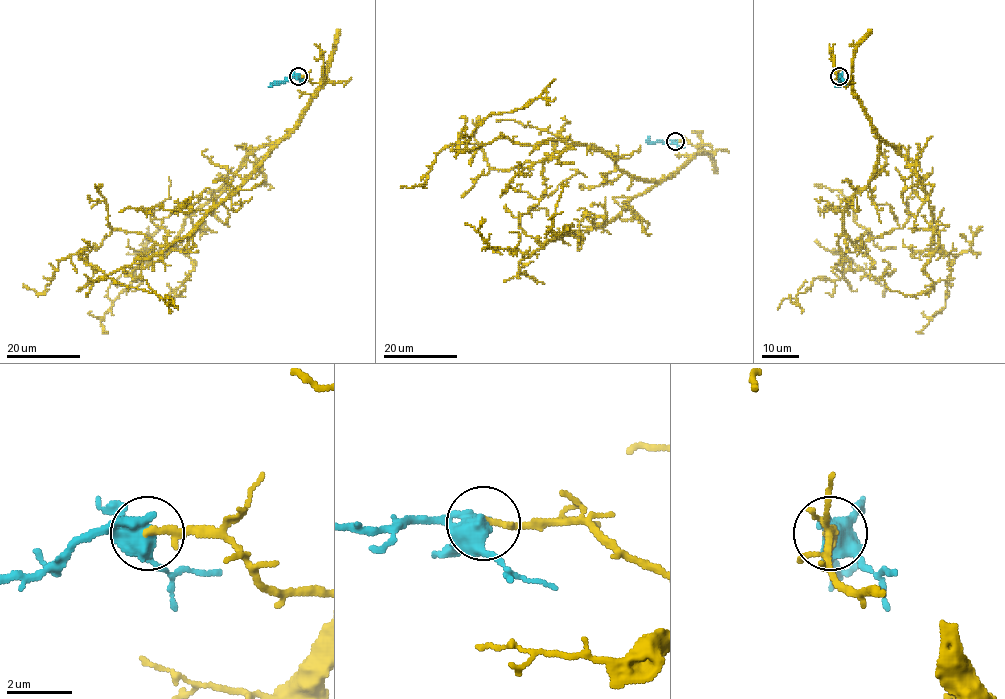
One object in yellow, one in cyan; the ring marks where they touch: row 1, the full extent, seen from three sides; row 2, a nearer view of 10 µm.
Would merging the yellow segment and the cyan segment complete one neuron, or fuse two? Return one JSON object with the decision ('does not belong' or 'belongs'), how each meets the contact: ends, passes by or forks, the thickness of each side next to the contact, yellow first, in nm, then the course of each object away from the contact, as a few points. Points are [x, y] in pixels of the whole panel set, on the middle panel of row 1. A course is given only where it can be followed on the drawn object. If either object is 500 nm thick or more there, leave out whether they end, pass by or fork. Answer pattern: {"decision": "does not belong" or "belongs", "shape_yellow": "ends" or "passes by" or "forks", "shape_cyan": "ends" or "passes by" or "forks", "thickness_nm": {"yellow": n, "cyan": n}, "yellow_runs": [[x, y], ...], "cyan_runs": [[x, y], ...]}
{"decision": "does not belong", "shape_yellow": "ends", "shape_cyan": "forks", "thickness_nm": {"yellow": 240, "cyan": 480}, "yellow_runs": [[675, 140], [699, 153], [661, 180], [562, 140], [465, 147], [489, 116], [528, 105], [555, 79]], "cyan_runs": [[675, 140], [652, 141], [649, 137]]}

